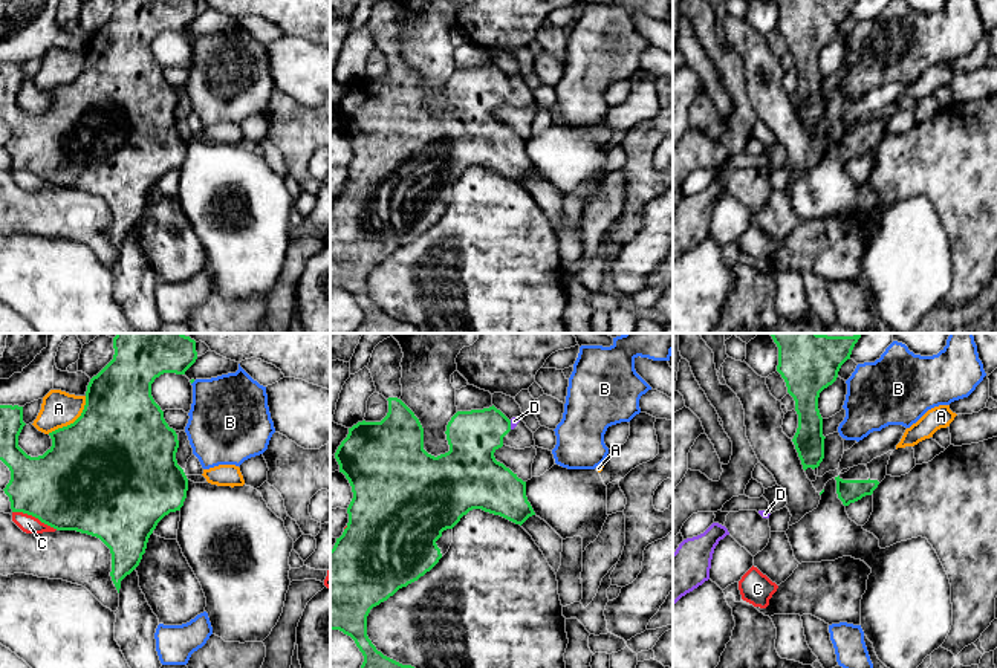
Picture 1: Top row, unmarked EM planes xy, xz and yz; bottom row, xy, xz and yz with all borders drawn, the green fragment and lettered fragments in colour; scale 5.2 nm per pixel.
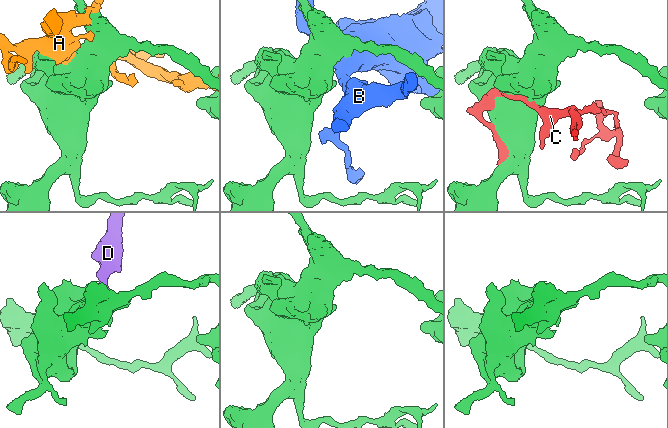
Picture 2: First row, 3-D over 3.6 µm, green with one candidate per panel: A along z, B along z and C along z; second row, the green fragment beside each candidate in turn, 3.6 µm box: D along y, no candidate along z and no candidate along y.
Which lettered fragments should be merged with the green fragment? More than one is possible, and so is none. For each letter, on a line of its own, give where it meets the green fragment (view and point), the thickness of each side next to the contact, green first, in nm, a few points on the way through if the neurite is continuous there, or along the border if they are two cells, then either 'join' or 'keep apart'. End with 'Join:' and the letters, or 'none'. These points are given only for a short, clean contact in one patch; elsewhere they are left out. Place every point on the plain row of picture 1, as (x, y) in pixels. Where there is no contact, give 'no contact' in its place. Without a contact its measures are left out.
A: meets green in xy at (74, 80); 500 nm thick on the green side, 190 nm on the other; keep apart
B: no contact; keep apart
C: meets green in xy at (35, 175); 460 nm thick on the green side, 90 nm on the other; keep apart
D: meets green in xz at (509, 83); 280 nm thick on the green side, 50 nm on the other; join
Join: D

